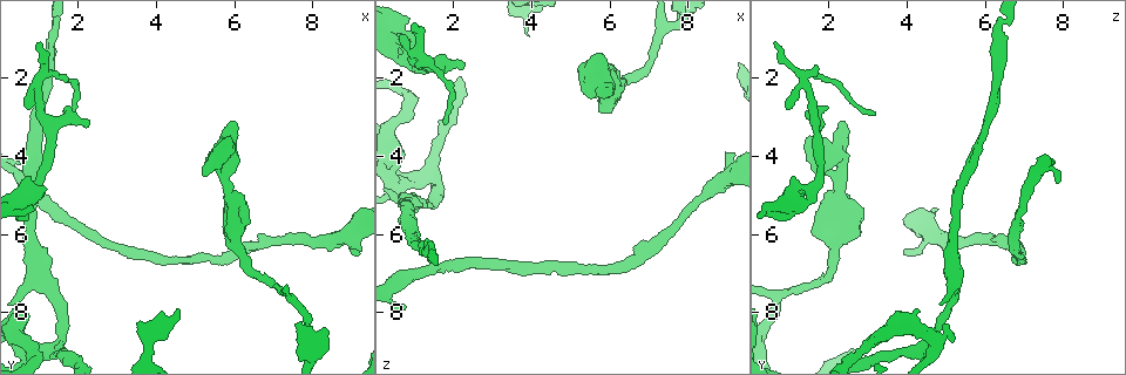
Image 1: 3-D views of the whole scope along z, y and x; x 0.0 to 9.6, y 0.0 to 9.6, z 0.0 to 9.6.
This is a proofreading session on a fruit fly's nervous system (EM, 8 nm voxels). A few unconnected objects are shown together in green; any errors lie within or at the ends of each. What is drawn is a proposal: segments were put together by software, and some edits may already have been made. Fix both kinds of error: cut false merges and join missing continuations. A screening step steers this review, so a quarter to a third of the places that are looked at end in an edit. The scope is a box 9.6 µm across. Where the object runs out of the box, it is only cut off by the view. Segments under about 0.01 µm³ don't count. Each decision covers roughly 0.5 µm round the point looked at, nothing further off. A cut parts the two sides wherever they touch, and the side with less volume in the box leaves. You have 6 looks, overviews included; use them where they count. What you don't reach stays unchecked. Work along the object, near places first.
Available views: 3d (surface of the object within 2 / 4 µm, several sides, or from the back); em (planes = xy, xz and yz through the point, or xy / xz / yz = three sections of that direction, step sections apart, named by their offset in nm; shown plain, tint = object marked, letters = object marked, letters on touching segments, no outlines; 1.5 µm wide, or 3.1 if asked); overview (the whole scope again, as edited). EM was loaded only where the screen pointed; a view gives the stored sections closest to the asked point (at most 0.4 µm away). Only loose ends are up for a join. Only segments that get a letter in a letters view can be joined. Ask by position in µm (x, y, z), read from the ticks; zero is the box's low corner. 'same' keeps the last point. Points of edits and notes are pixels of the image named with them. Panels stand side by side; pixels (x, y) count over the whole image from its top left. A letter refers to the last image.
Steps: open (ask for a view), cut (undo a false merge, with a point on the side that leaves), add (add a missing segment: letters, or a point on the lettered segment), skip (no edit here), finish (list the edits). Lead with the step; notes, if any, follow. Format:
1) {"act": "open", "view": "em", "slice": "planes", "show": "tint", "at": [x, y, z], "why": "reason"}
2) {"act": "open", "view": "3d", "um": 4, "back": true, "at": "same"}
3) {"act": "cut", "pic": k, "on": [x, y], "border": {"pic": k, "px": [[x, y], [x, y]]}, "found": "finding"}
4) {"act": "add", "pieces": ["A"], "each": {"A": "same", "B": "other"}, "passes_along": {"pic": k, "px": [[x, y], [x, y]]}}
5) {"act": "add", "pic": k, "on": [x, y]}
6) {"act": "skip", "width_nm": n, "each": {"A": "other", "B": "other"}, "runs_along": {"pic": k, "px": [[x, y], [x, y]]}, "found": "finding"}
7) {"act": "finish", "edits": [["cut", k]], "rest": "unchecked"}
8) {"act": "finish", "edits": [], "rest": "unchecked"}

{"act": "open", "view": "em", "slice": "planes", "show": "letters", "at": [1.00, 1.05, 0.70], "why": "branch stops here"}

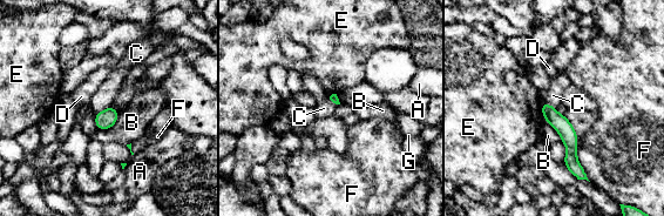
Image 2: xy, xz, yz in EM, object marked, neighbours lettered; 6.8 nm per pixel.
{"act": "skip", "each": {"A": "other", "B": "other", "C": "other", "D": "other", "E": "other", "F": "other", "G": "other"}, "border": {"pic": 2, "px": [[110, 105], [95, 114]]}, "found": "none of them fits"}

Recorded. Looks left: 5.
{"act": "open", "view": "em", "slice": "xz", "step": 4, "show": "letters", "at": [2.30, 3.25, 1.80], "why": "branch stops here"}

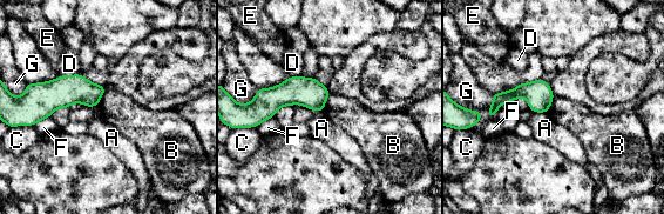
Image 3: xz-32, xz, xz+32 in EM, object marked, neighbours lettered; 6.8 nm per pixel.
{"act": "open", "view": "em", "slice": "planes", "show": "letters", "at": "same"}

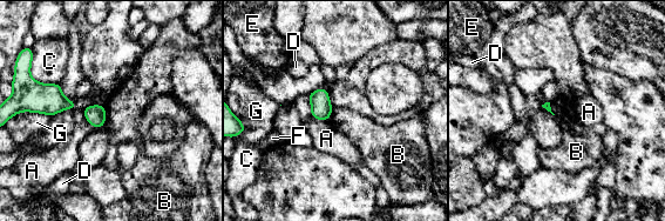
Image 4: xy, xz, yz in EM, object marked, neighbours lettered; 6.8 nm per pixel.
{"act": "skip", "each": {"A": "other", "B": "other", "C": "other", "D": "other", "E": "other", "F": "other", "G": "other"}, "found": "no lettered segment goes on from it"}

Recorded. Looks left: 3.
{"act": "open", "view": "3d", "um": 2, "at": [1.40, 8.95, 4.55], "why": "three-way junction"}

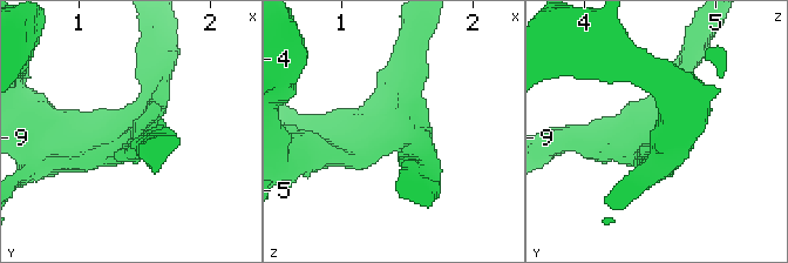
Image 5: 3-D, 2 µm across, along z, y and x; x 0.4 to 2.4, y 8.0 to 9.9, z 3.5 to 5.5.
{"act": "open", "view": "em", "slice": "yz", "step": 4, "show": "tint", "at": [1.42, 8.90, 4.58], "arms": 3, "arm_widths_nm": [170, 190, 320], "why": "shape alone is not enough"}

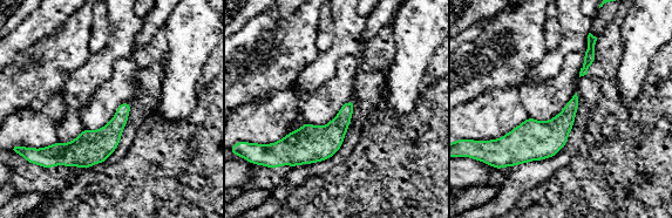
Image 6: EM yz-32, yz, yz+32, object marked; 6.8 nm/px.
{"act": "open", "view": "em", "slice": "yz", "step": 4, "show": "letters", "at": "same", "why": "see the neighbours"}

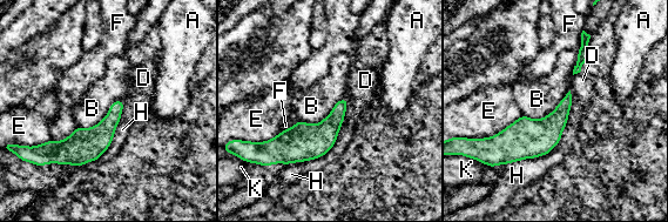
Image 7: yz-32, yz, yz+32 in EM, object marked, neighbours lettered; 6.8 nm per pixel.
{"act": "skip", "width_nm": 200, "longest_contact_nm": ["H", 550], "each": {"A": "other", "B": "other", "D": "other", "E": "other", "F": "other", "H": "other", "K": "other"}, "found": "one neuron here"}

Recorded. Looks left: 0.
{"act": "finish", "edits": [], "rest": "unchecked"}

